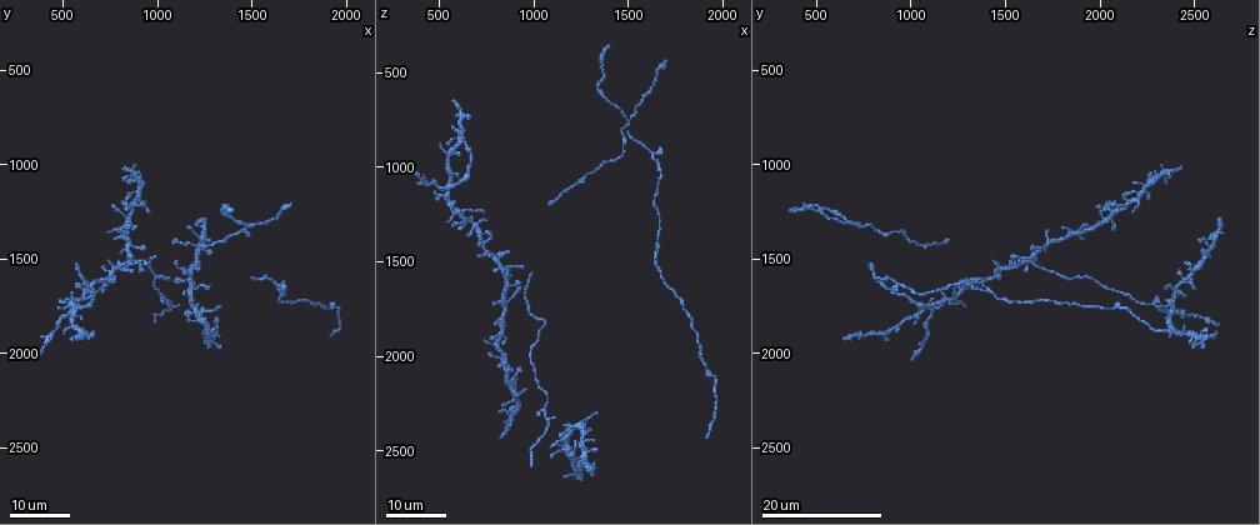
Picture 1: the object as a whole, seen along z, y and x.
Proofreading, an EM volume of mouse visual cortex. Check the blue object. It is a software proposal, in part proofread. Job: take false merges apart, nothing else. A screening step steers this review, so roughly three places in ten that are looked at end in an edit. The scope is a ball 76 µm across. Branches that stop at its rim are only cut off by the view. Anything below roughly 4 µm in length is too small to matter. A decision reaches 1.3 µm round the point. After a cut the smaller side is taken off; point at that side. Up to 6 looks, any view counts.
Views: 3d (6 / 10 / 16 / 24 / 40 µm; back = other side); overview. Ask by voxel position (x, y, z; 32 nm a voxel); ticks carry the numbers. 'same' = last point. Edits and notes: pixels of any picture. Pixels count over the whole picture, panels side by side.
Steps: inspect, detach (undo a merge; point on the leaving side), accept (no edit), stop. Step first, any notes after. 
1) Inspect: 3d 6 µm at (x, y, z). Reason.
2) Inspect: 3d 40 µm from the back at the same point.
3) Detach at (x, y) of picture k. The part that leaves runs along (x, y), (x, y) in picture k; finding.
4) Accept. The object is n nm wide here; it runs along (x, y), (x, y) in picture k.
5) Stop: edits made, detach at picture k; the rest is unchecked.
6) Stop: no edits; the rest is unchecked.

Inspect: 3d 16 µm at (1490, 1320, 760). Three arms meet.

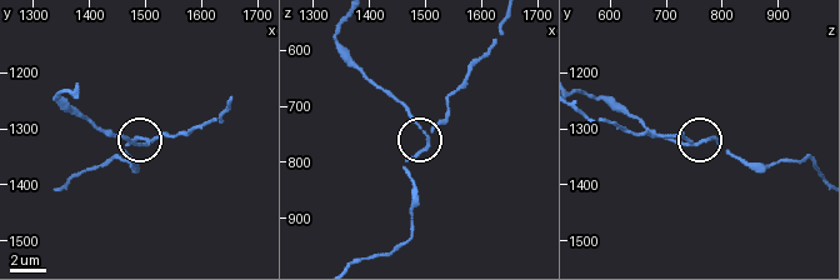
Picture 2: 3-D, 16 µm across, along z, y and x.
Inspect: 3d 6 µm at (1505, 1325, 760).

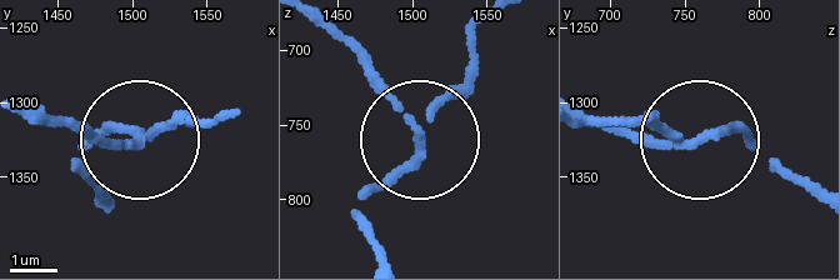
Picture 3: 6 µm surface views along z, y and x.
Detach at (90, 141) of picture 3. The side arm is 14 µm long; the part that leaves runs along (136, 138), (34, 123) in picture 3; two neurons meet here.

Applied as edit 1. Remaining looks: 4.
Inspect: overview.

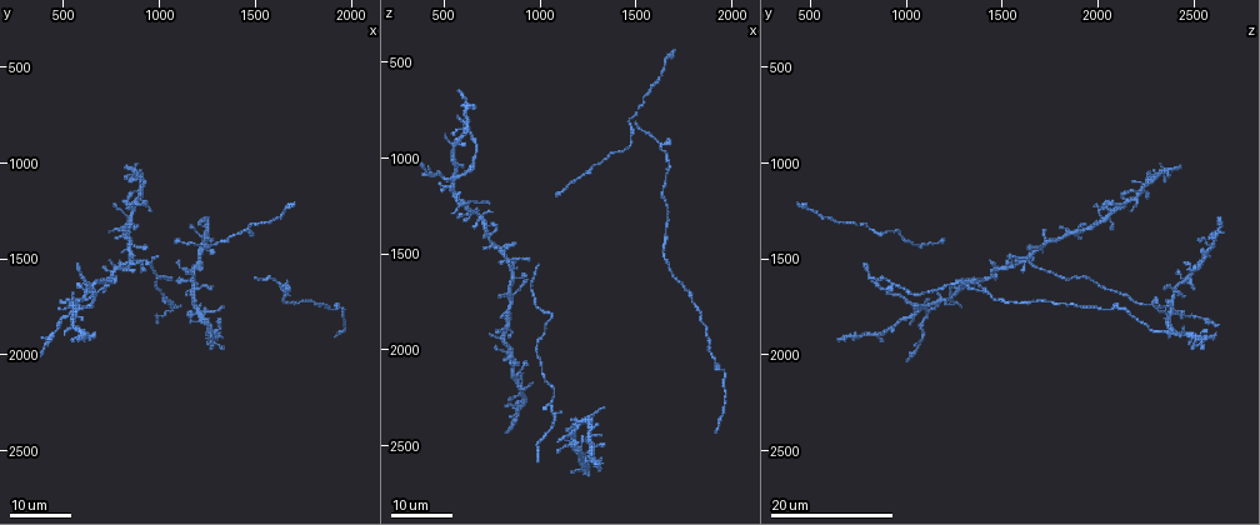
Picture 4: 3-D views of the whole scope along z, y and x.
Inspect: 3d 16 µm at (830, 1530, 1530). Thin arm on a thick one.

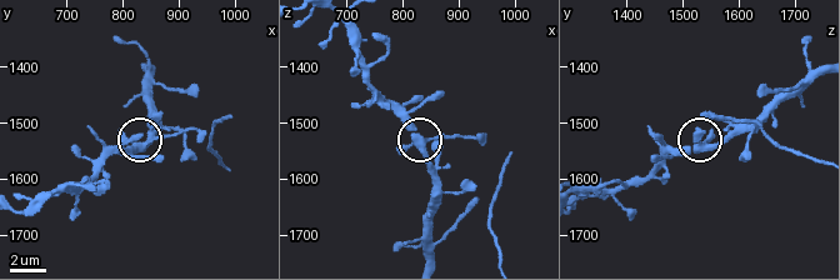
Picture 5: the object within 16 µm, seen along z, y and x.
Inspect: 3d 6 µm at (830, 1540, 1540).

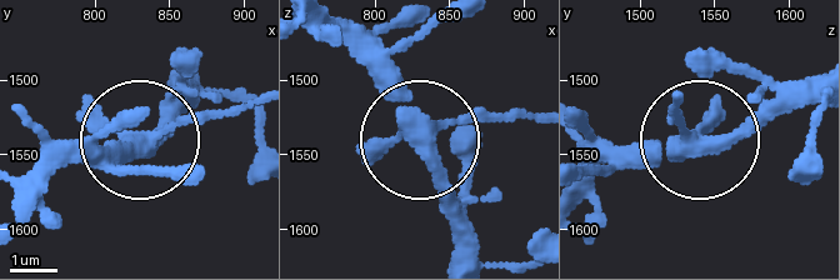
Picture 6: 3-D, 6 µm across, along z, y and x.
Accept. 4 arms meet here; continuous, no second neuron.

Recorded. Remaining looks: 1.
Stop: edits made, detach at picture 3; the rest is unchecked.

